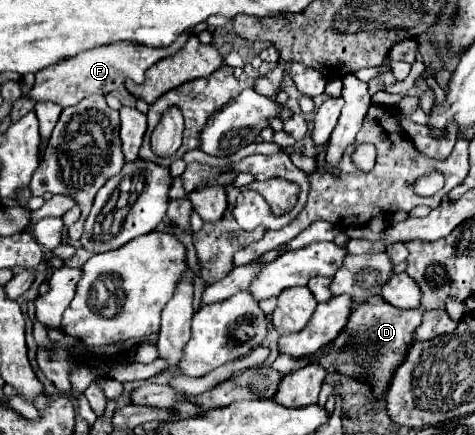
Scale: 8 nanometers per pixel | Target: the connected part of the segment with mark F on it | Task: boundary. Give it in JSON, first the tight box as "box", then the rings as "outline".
{"box":[22,34,186,108],"outline":[[[182,34],[168,48],[150,48],[150,46],[142,46],[142,44],[118,42],[118,44],[106,44],[106,46],[98,46],[94,50],[80,52],[78,56],[72,56],[70,60],[60,60],[58,64],[52,64],[50,68],[36,72],[36,82],[34,82],[32,90],[22,98],[28,98],[32,102],[50,100],[50,102],[56,102],[62,108],[66,108],[66,106],[78,104],[82,98],[86,98],[90,94],[108,94],[108,92],[116,90],[120,84],[124,84],[126,78],[132,78],[134,82],[140,84],[140,82],[144,82],[144,72],[154,62],[176,54],[184,42],[186,42],[186,34]]]}

